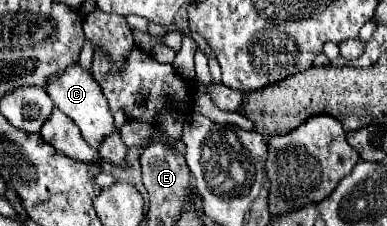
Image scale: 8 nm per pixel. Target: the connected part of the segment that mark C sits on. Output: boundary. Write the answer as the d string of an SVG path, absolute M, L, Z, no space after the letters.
M74 64L70 68L64 70L64 74L56 76L54 80L50 78L48 86L46 86L46 92L48 96L52 98L54 106L58 110L62 110L68 118L72 118L76 122L76 126L80 128L84 140L90 144L90 148L94 150L100 150L100 144L104 138L108 138L110 134L118 132L118 128L114 126L114 116L110 112L110 106L108 106L108 100L106 96L102 94L102 88L100 84L92 78L92 74L88 70L84 70L82 66Z

